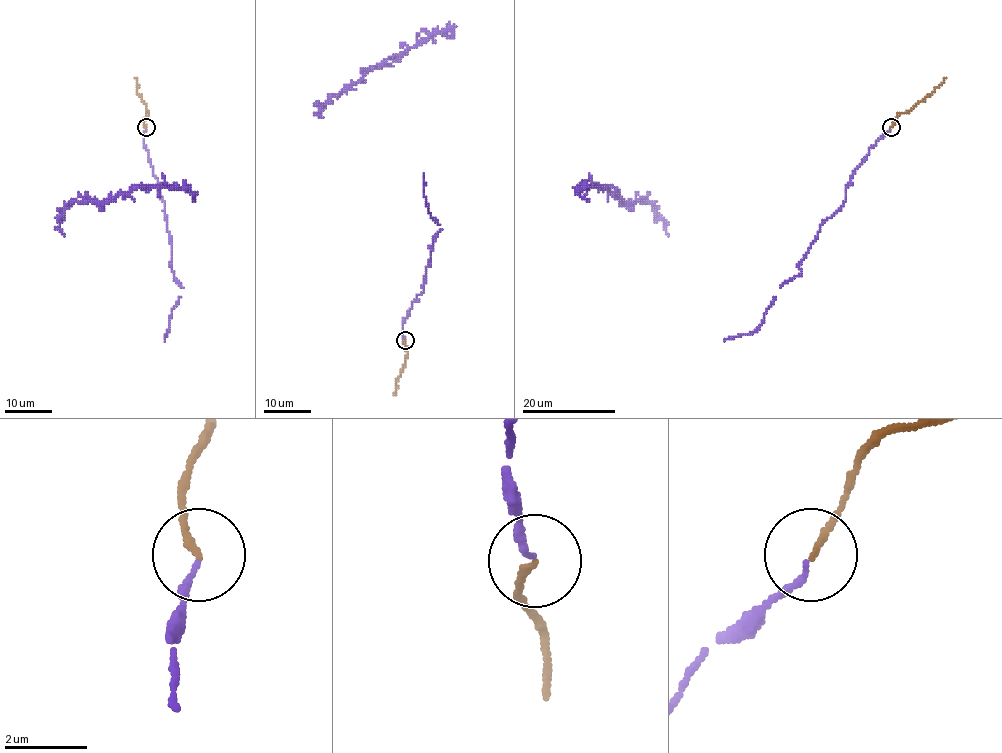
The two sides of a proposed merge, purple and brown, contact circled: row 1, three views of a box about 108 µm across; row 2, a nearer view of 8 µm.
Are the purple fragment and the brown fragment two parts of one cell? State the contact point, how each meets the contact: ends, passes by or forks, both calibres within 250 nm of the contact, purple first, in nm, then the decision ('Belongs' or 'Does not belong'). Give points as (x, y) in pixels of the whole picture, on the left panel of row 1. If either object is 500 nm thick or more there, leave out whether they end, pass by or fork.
Place: (146, 127). At the ring purple ends. At the ring brown ends. Thickness 140 nm (purple) against 150 nm. Belongs

